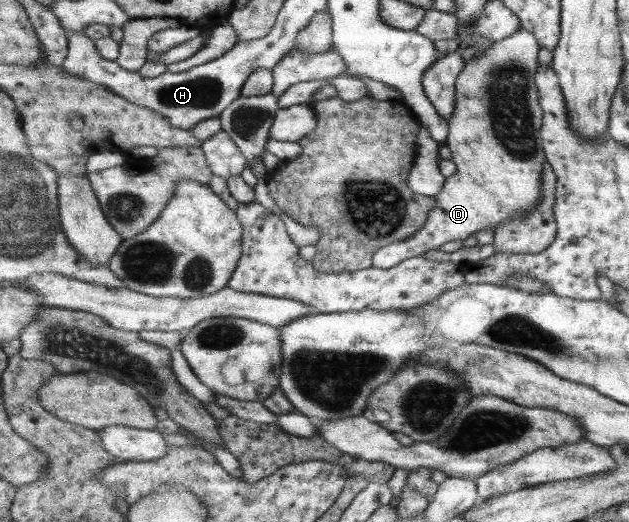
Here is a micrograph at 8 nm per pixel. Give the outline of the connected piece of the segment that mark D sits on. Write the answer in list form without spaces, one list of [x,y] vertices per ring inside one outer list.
[[[520,29],[516,34],[511,34],[508,38],[501,41],[494,41],[489,49],[484,51],[475,59],[470,59],[464,70],[458,76],[456,81],[457,97],[456,97],[456,110],[453,117],[449,120],[449,137],[447,138],[446,145],[451,150],[451,159],[457,164],[456,174],[448,178],[444,182],[444,189],[442,193],[438,194],[438,209],[435,209],[430,213],[426,225],[421,228],[414,236],[406,239],[406,241],[392,243],[392,245],[384,246],[382,249],[376,251],[374,255],[373,266],[376,268],[382,268],[384,270],[393,269],[395,266],[401,264],[402,261],[409,261],[410,258],[423,256],[429,251],[440,249],[442,246],[448,244],[448,242],[454,240],[465,241],[470,238],[472,234],[481,230],[491,231],[496,230],[502,226],[504,222],[508,220],[514,220],[514,218],[526,218],[530,212],[538,210],[540,202],[542,202],[542,188],[544,188],[544,176],[543,170],[547,163],[547,156],[545,155],[545,149],[541,139],[541,128],[543,127],[543,108],[541,107],[541,99],[539,94],[539,88],[537,85],[537,70],[540,65],[541,43],[537,41],[536,35],[526,29]]]

